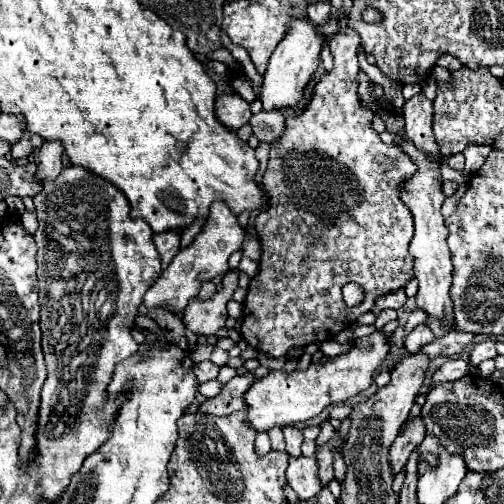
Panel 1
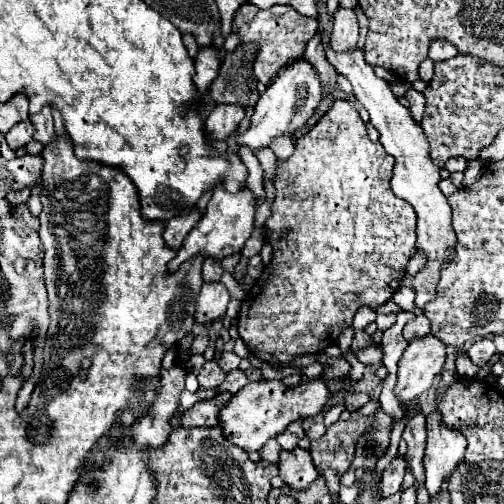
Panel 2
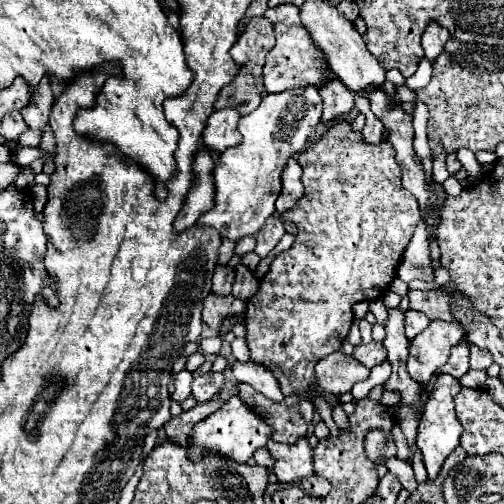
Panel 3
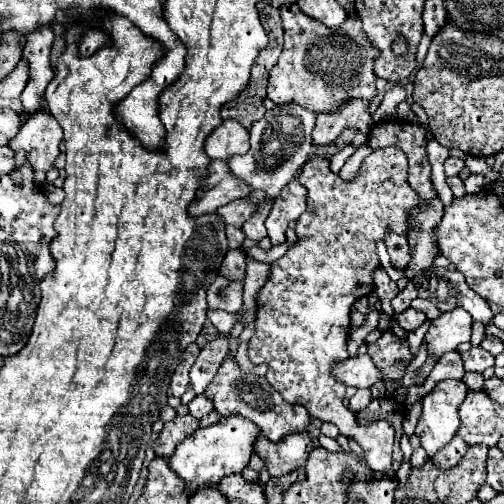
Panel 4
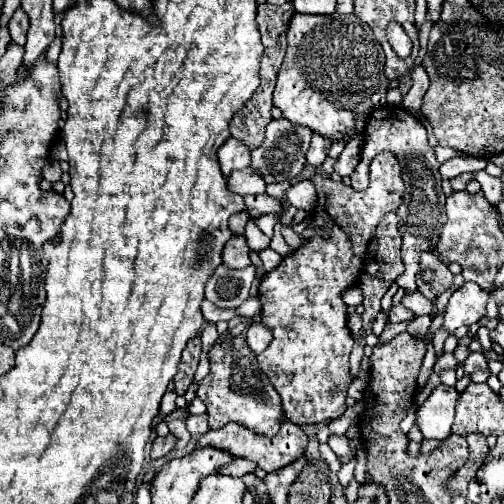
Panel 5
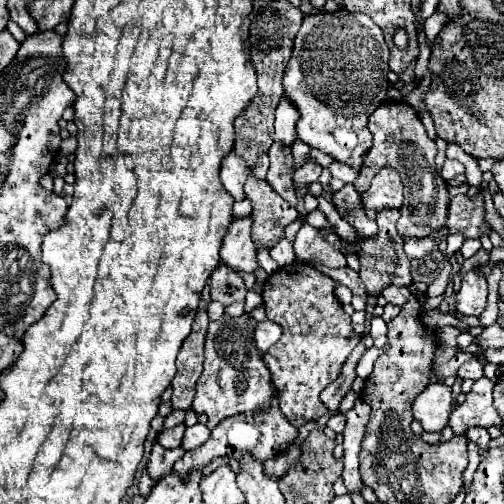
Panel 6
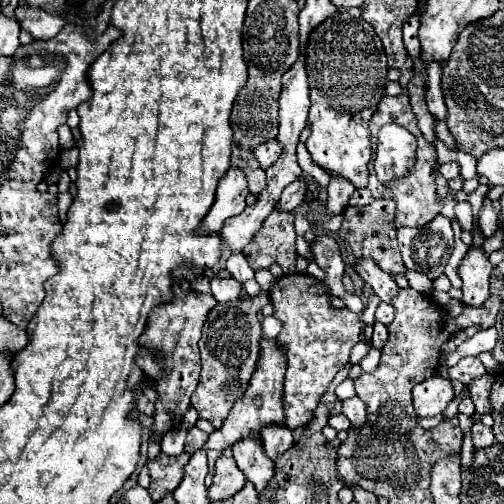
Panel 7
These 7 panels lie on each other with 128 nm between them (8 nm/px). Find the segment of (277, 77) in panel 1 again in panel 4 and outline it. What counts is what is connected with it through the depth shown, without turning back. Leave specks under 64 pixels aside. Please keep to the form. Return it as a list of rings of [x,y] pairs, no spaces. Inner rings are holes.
[[[298,104],[276,106],[250,128],[250,150],[244,156],[232,156],[228,166],[234,176],[248,182],[252,190],[264,190],[268,198],[278,198],[280,190],[298,176],[312,152],[312,128],[316,114],[304,110]],[[240,198],[240,200],[228,202],[226,206],[222,206],[218,210],[218,214],[224,218],[226,224],[232,224],[232,226],[240,228],[252,216],[254,210],[256,210],[256,204],[250,204],[248,198]]]

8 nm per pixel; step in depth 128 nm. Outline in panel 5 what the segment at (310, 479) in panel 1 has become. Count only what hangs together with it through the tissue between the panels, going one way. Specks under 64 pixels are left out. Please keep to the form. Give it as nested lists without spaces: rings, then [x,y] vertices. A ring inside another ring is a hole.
[[[284,418],[284,420],[280,420],[280,434],[276,434],[276,436],[256,436],[256,432],[248,432],[248,428],[240,428],[240,424],[226,424],[220,430],[208,430],[196,442],[196,448],[204,448],[204,444],[212,444],[214,448],[228,450],[236,458],[246,458],[246,460],[254,462],[258,468],[262,468],[264,472],[274,472],[274,470],[284,468],[290,462],[298,460],[300,456],[304,456],[308,438],[300,426],[296,426]]]

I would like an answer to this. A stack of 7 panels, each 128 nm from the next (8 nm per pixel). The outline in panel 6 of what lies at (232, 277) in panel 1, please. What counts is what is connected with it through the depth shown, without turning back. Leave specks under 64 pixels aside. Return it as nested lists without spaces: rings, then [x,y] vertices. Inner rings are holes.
[[[234,218],[230,222],[230,228],[224,236],[222,248],[220,248],[220,258],[224,264],[230,268],[238,268],[244,272],[254,272],[258,268],[256,252],[254,252],[254,242],[250,238],[252,232],[252,218]]]

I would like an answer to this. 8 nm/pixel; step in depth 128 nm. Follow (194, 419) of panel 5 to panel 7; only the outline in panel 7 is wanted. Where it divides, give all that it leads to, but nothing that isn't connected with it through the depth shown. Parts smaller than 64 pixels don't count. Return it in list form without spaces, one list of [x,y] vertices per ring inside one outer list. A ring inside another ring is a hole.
[[[190,428],[188,430],[188,438],[186,438],[186,452],[196,452],[196,450],[200,450],[204,444],[206,444],[206,440],[208,440],[208,434],[206,432],[202,432],[200,428]]]

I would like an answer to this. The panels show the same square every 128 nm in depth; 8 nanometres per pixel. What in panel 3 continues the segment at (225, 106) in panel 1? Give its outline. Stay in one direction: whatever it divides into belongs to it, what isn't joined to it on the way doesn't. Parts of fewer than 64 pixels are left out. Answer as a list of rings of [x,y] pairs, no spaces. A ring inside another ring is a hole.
[[[232,108],[214,112],[208,118],[208,126],[202,134],[202,144],[212,152],[224,152],[226,148],[240,144],[240,132],[236,128],[238,120],[240,114]]]

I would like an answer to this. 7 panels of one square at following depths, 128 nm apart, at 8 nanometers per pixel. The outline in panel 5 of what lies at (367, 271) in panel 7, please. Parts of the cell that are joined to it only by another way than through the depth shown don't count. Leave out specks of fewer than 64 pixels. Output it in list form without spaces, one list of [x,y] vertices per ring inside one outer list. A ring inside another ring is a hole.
[[[418,290],[412,292],[412,294],[406,294],[406,296],[402,298],[402,304],[404,304],[406,308],[410,308],[416,316],[422,316],[422,314],[430,314],[430,312],[432,312],[432,302],[430,302],[428,298],[424,298]]]

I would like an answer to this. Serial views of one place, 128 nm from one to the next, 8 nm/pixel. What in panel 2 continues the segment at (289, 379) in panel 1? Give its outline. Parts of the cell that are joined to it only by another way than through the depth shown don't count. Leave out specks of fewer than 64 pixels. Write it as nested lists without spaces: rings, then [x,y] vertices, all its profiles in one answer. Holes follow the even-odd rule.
[[[280,380],[250,382],[242,390],[238,390],[218,412],[218,426],[224,432],[224,438],[228,438],[232,444],[244,448],[244,452],[250,454],[260,450],[266,444],[266,440],[284,432],[284,428],[290,422],[316,416],[324,408],[328,398],[330,390],[322,380],[298,384],[294,388],[288,388]]]

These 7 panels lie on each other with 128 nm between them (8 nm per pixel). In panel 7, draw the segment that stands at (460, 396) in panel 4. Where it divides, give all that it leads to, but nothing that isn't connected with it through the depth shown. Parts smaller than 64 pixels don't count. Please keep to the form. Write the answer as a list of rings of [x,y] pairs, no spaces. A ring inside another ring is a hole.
[[[440,374],[420,382],[412,390],[412,404],[418,416],[436,416],[446,410],[454,398],[452,382]]]

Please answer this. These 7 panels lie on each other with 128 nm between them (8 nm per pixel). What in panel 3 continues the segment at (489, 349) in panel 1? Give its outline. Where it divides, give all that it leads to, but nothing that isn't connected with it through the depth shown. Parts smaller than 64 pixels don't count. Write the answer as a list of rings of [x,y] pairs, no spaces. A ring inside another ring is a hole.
[[[474,344],[470,346],[470,368],[478,368],[478,370],[486,370],[492,364],[492,354],[488,350],[476,348]]]

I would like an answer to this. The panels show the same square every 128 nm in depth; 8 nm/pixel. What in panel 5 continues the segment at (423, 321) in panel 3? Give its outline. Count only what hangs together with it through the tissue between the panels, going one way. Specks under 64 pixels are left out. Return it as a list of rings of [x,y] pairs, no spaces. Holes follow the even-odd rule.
[[[396,304],[388,310],[388,322],[404,322],[404,320],[412,320],[412,318],[414,318],[412,310],[404,308],[402,304]]]

